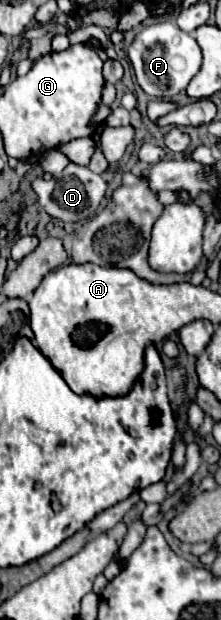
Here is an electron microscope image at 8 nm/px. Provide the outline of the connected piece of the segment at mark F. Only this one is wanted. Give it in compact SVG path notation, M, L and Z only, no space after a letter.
M156 22L138 32L132 46L128 48L128 56L136 70L138 84L146 94L156 98L172 98L182 92L198 74L202 64L202 52L196 38L188 32L182 32L172 22Z

